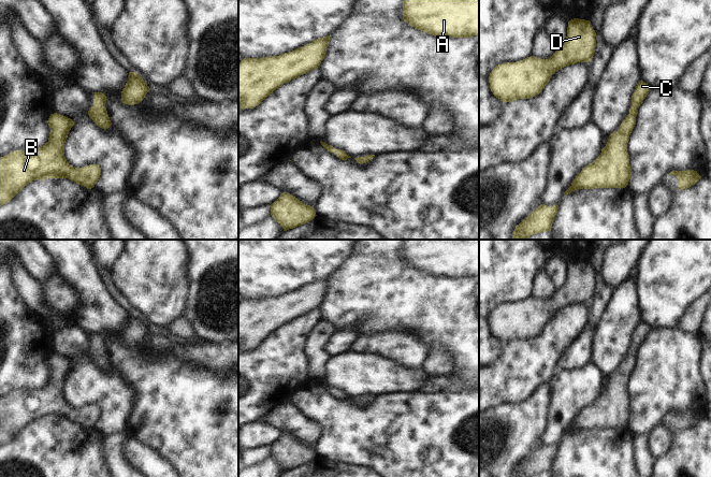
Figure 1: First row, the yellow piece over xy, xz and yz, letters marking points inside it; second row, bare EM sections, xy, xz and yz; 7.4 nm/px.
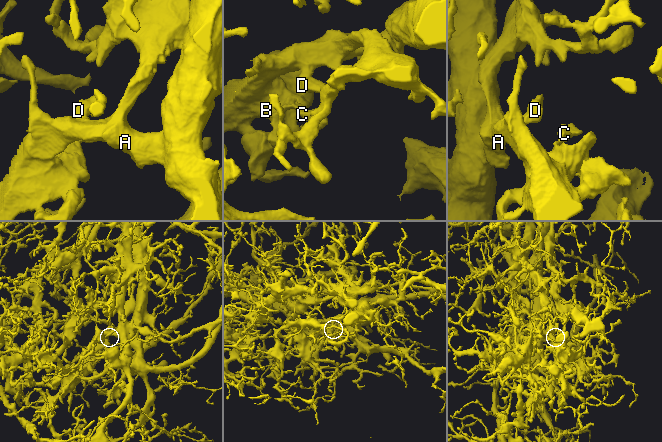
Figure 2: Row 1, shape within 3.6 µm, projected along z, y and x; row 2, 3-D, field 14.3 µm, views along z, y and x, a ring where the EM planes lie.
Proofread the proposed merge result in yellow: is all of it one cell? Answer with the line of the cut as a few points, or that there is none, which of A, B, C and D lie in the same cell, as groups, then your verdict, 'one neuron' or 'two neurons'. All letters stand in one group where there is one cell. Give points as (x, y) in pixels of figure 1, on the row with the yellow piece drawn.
no cut | A B C D | one neuron

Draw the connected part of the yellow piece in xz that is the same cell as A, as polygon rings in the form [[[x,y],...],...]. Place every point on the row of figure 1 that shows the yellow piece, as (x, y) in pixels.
[[[403,0],[403,19],[435,37],[479,35],[479,0]]]

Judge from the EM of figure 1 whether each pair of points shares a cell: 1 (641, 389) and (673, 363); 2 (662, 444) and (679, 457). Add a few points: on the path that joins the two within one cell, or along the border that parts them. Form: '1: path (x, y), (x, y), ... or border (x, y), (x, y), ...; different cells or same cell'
1: path (649, 388), (666, 371); same cell
2: border (673, 434), (670, 447), (655, 460); different cells

